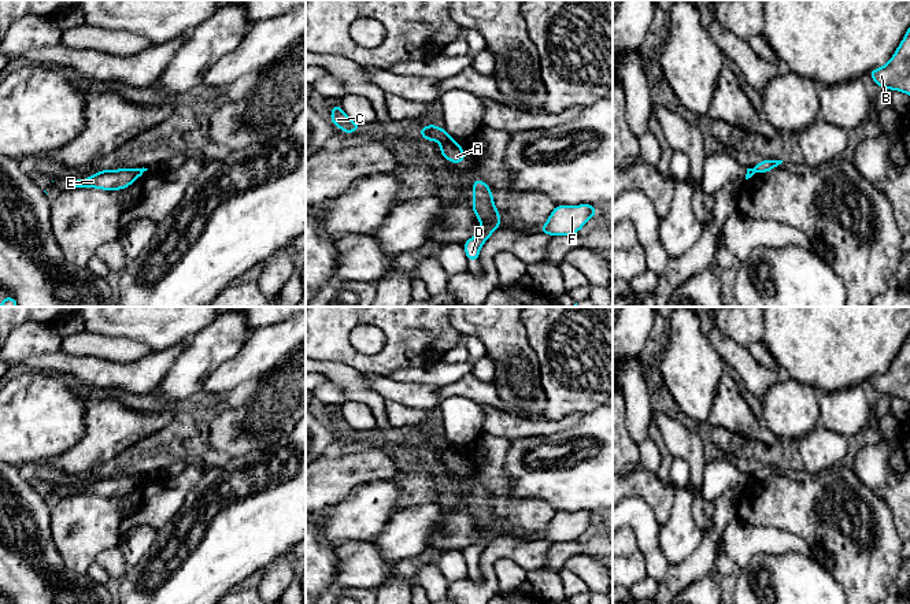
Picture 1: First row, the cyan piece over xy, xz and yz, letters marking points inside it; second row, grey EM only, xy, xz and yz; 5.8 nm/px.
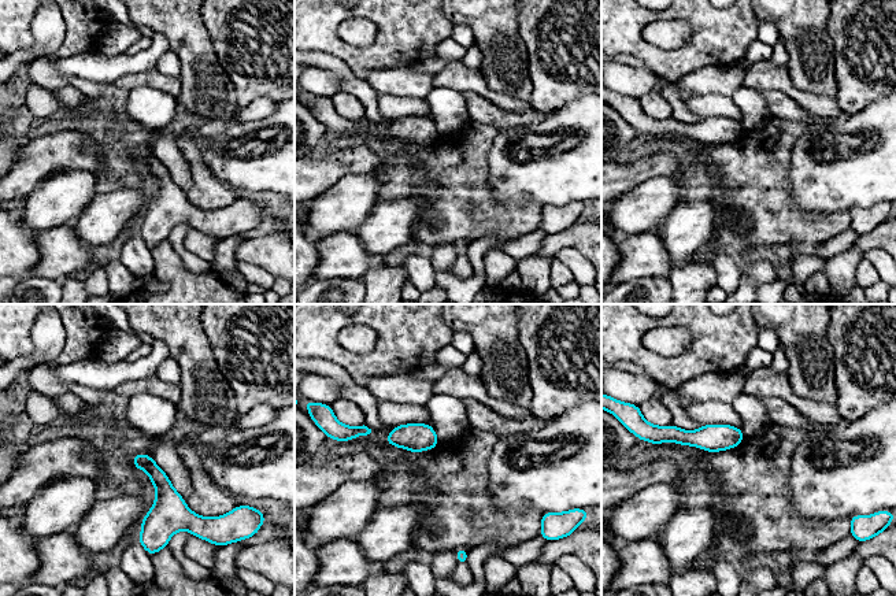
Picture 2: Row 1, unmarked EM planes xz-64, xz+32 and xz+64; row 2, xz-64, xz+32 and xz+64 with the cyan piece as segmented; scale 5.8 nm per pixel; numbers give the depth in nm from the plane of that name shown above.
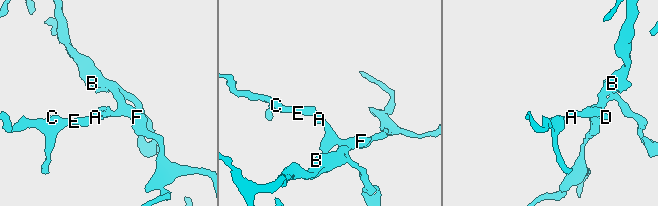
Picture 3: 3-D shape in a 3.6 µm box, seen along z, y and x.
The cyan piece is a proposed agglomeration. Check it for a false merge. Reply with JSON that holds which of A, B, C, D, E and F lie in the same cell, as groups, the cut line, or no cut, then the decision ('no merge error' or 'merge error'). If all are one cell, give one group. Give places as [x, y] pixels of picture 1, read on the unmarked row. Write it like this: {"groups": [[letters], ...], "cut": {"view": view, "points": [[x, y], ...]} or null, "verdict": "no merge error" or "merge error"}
{"groups": [["A", "B", "D", "F"], ["C", "E"]], "cut": {"view": "xz", "points": [[450, 445], [443, 449]]}, "verdict": "merge error"}

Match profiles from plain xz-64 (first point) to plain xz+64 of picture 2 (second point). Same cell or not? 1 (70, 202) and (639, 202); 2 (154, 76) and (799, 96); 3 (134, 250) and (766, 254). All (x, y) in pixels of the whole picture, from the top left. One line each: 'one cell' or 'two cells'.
1: one cell
2: one cell
3: one cell

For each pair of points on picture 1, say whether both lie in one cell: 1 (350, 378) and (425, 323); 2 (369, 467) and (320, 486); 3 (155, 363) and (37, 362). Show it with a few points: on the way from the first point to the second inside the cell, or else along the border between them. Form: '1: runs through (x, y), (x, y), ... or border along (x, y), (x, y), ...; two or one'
1: border along (328, 360), (346, 363), (359, 374); two
2: runs through (357, 469), (332, 478); one
3: runs through (126, 371), (93, 371), (66, 363); one

